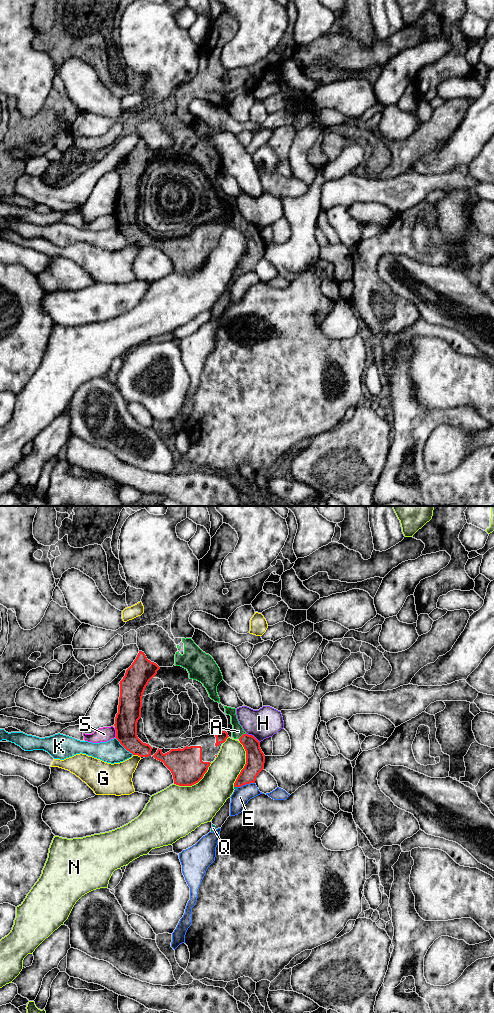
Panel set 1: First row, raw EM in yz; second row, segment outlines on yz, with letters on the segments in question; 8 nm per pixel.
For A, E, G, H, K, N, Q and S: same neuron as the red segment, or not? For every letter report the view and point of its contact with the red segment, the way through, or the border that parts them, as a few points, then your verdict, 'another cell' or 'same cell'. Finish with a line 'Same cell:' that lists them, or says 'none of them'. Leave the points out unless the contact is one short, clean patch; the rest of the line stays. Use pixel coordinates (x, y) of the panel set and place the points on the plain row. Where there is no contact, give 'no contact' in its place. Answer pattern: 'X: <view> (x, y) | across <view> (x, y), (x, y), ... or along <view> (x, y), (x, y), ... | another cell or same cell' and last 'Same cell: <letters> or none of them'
A: yz (242, 223) | same cell
E: yz (246, 271) | along yz (254, 270), (238, 275) | another cell
G: yz (137, 242) | another cell
H: yz (253, 224) | along yz (246, 221), (253, 224), (259, 230) | another cell
K: yz (124, 235) | another cell
N: yz (246, 251) | another cell
Q: yz (236, 274) | same cell
S: yz (116, 221) | another cell
Same cell: A, Q

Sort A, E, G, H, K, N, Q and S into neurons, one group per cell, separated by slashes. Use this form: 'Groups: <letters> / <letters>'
Groups: A Q / E / G / H / K / N / S

